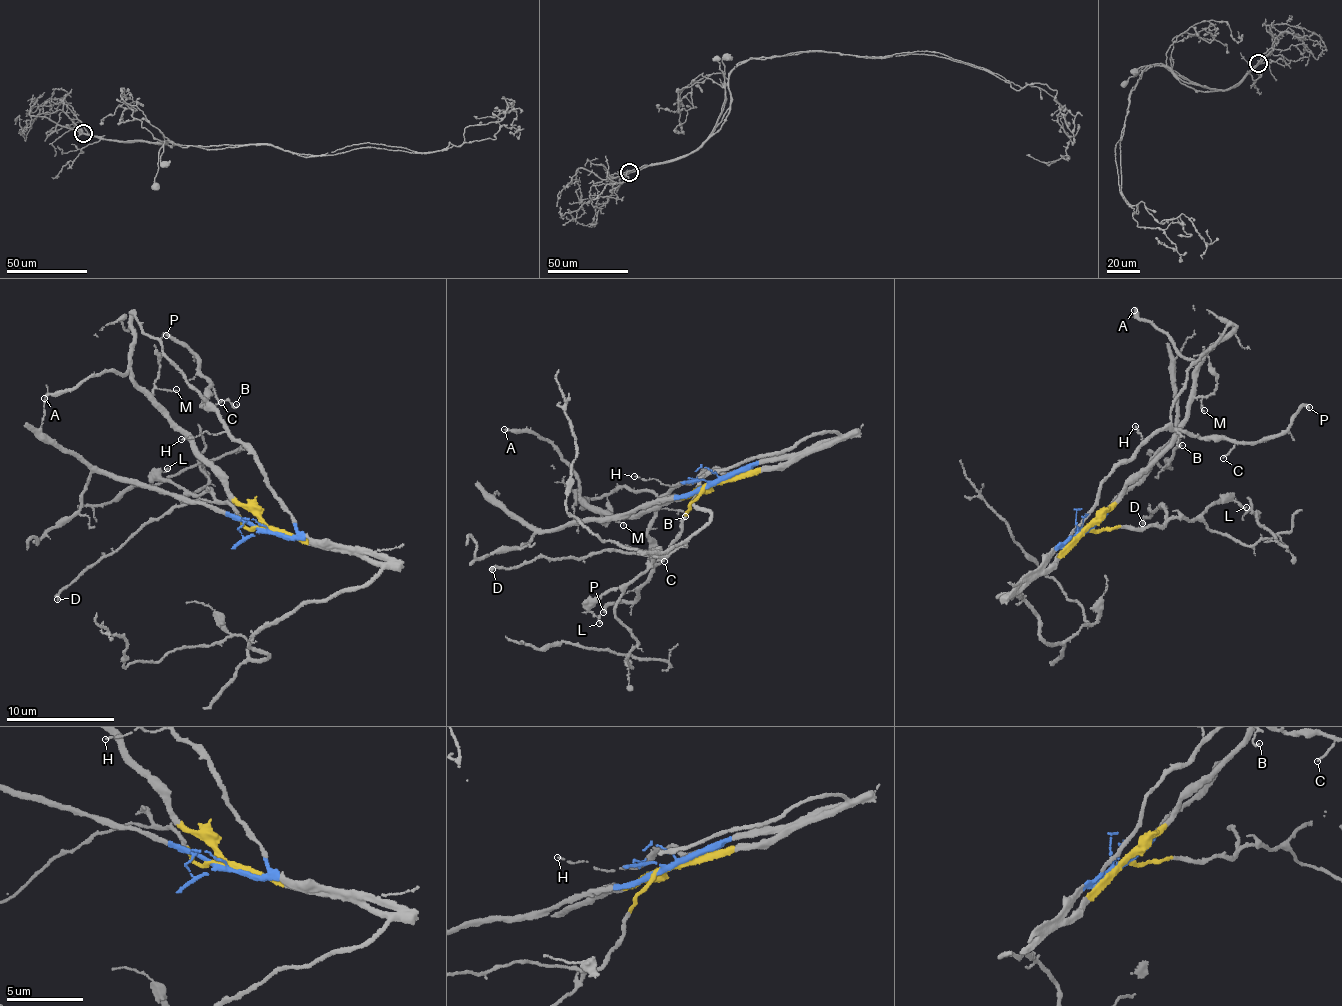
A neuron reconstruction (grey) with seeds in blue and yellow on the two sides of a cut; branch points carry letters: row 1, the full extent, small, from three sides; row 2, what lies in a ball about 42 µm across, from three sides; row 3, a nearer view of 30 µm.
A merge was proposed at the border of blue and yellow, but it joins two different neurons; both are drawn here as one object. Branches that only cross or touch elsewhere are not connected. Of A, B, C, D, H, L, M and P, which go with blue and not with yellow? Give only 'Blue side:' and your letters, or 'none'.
Blue side: B, C, H, P

